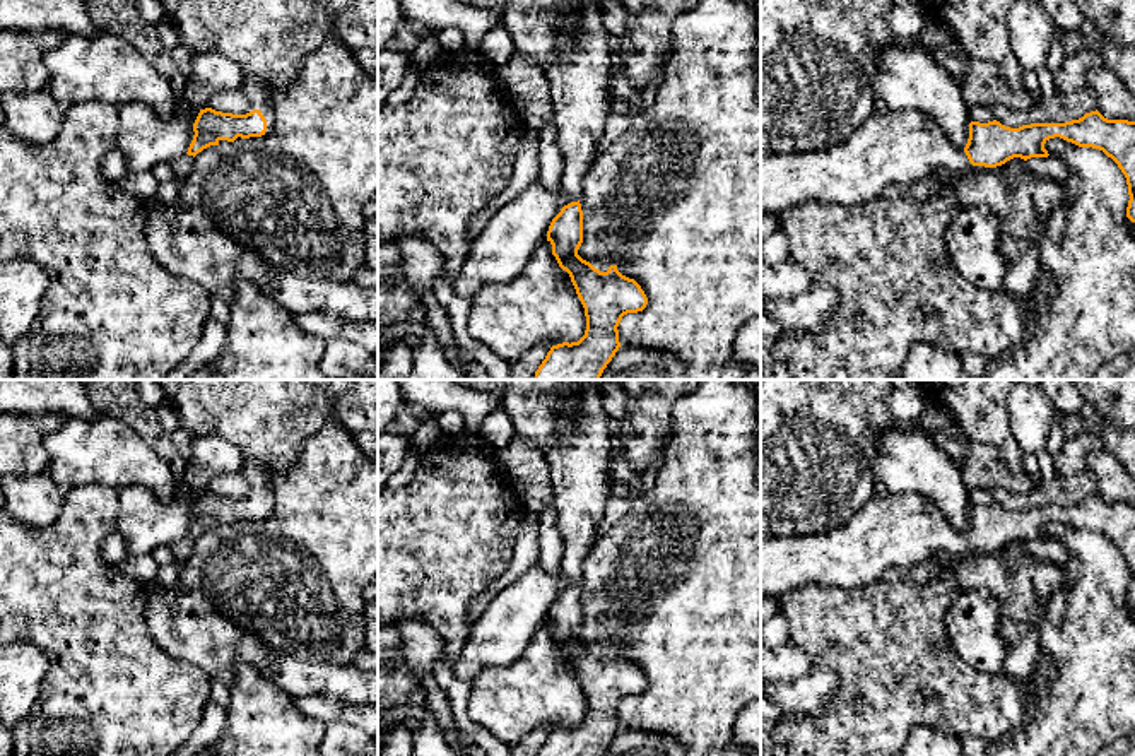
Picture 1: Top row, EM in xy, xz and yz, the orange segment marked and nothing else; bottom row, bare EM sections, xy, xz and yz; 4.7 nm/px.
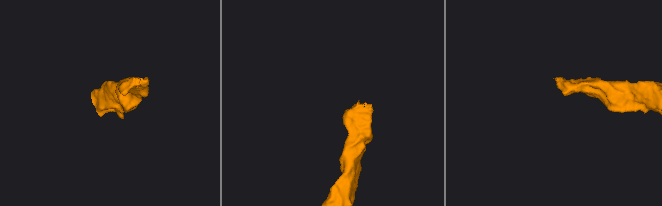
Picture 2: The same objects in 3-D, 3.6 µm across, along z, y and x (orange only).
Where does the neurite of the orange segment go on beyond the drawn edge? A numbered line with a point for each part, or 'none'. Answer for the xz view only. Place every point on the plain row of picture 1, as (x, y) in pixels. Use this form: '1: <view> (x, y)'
1: xz (578, 460)

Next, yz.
1: yz (891, 531)

